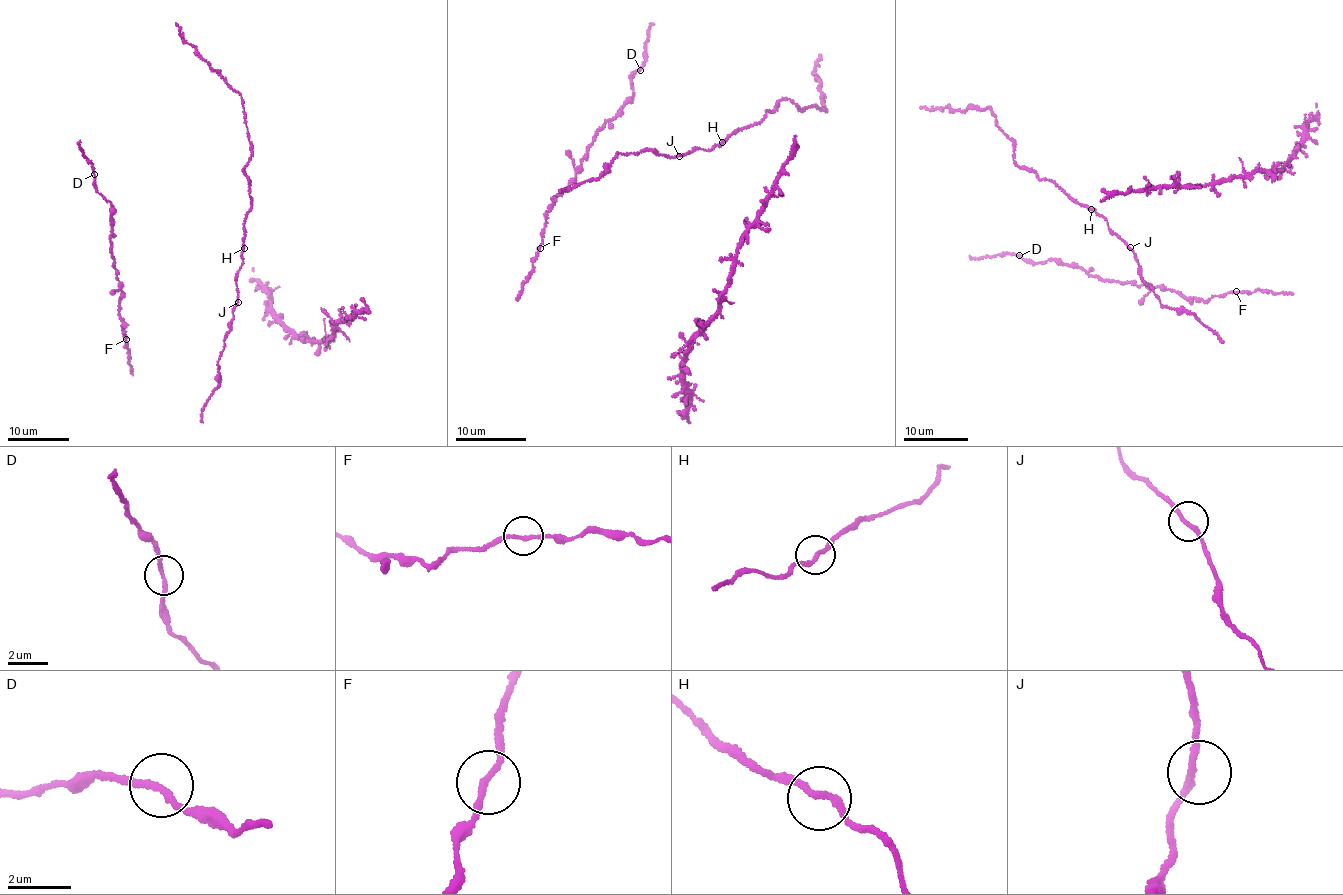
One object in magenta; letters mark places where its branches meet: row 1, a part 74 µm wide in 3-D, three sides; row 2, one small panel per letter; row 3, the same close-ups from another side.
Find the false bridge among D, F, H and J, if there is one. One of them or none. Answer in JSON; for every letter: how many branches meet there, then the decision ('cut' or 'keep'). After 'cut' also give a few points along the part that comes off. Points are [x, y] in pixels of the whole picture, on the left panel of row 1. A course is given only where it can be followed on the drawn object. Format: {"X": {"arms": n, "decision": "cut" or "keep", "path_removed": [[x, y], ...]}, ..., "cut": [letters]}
{"D": {"arms": 2, "decision": "keep"}, "F": {"arms": 2, "decision": "keep"}, "H": {"arms": 2, "decision": "keep"}, "J": {"arms": 2, "decision": "keep"}, "cut": []}

